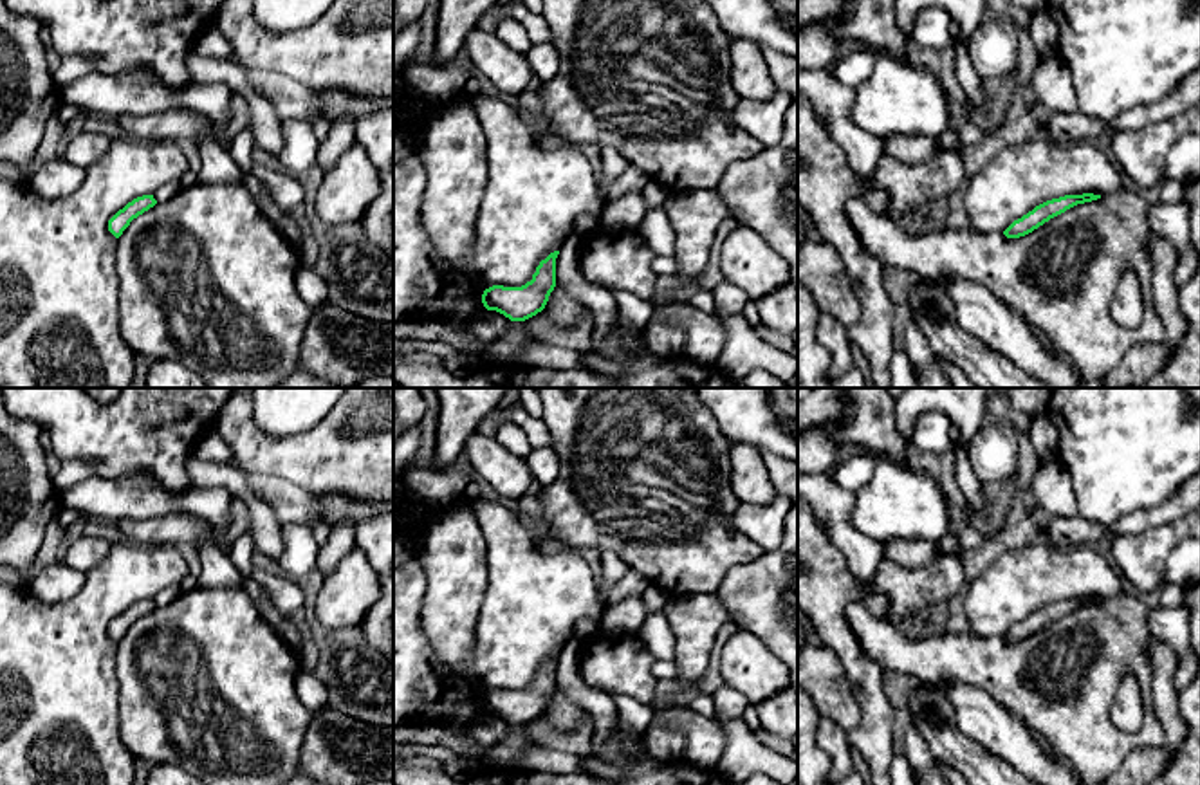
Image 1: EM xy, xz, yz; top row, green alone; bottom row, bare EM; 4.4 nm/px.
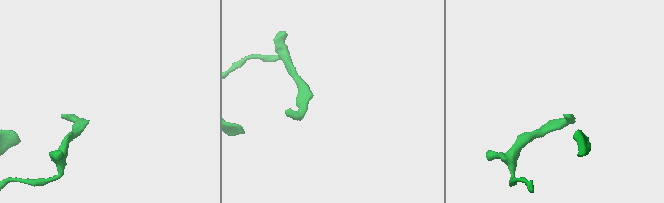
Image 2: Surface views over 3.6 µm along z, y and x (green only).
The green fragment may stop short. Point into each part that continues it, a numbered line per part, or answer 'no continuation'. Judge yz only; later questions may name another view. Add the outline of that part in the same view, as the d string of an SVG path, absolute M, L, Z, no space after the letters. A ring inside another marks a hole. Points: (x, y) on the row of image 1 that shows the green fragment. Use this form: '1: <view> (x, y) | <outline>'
no continuation

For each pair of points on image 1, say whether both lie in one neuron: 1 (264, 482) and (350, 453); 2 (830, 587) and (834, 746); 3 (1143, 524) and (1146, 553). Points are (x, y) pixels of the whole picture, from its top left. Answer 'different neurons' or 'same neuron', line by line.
1: different neurons
2: different neurons
3: different neurons

